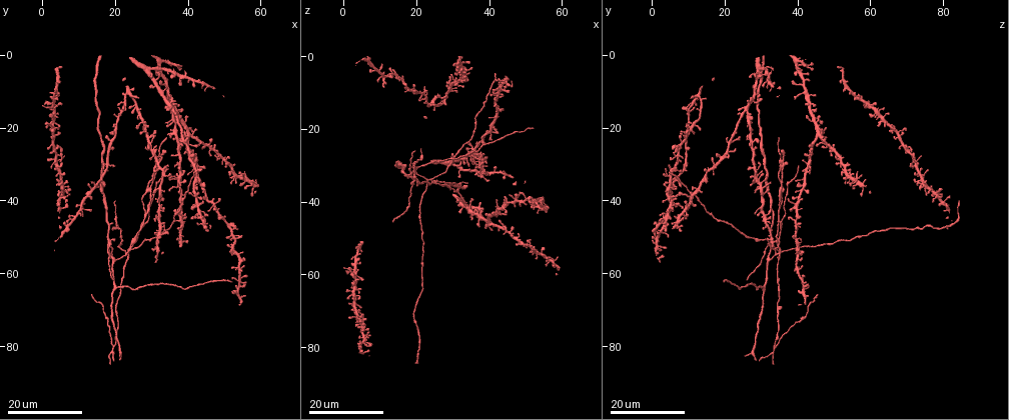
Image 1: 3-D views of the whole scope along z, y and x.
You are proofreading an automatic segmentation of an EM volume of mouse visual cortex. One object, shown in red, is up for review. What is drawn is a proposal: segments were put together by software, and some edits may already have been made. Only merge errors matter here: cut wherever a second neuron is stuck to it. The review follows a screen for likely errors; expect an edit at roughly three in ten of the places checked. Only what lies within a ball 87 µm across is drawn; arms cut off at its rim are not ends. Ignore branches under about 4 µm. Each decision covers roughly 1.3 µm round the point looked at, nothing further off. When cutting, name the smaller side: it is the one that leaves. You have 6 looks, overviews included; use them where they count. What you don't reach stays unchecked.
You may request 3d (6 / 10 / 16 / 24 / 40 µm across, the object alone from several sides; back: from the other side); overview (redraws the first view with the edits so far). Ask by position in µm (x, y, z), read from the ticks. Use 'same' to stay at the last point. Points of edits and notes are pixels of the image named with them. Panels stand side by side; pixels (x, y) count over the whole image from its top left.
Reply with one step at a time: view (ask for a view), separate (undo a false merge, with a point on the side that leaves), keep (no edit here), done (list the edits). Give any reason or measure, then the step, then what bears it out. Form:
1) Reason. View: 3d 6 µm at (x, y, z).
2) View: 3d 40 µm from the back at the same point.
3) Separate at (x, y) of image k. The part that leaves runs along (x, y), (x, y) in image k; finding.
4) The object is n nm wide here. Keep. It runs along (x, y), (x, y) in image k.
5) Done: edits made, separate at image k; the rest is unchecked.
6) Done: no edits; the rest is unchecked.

Sudden change in width. View: 3d 24 µm at (20.0, 69.5, 35.0).

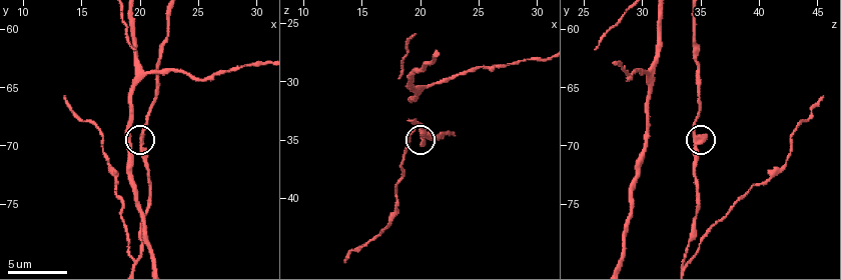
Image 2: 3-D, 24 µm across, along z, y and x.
Closer look. View: 3d 6 µm at (20.2, 69.4, 34.4).

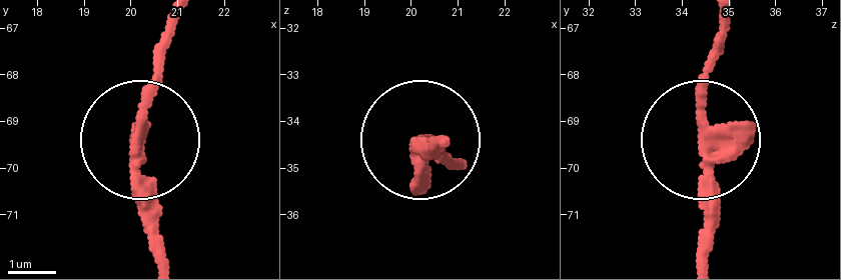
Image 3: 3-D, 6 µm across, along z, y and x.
Keep. It runs along (726, 25), (702, 97), (702, 252) in image 3; all the same neuron.

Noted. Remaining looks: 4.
Four or more arms meet. View: 3d 24 µm at (10.5, 41.0, 5.5).

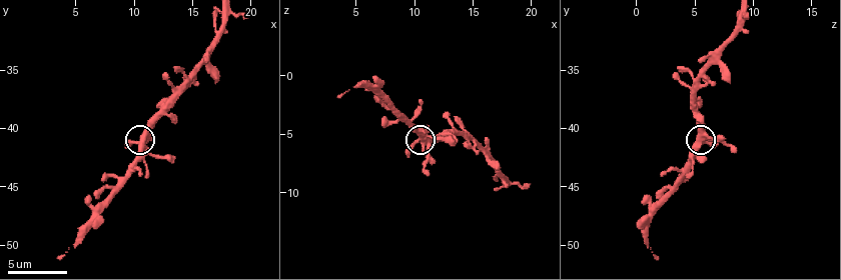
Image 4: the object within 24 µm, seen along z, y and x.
View: 3d 6 µm at (10.6, 41.0, 5.8).

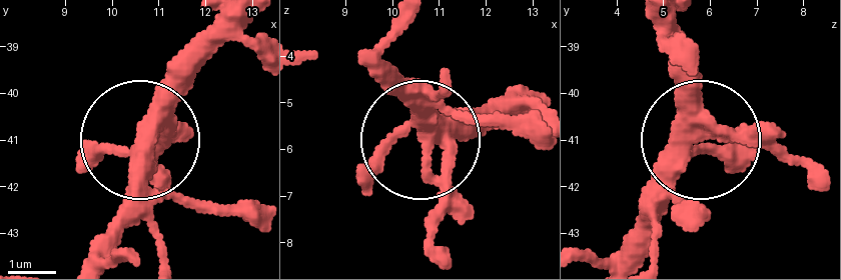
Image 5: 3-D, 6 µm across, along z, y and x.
4 arms meet here. Keep. Continuous, no second neuron.

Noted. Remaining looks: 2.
Three arms meet. View: 3d 10 µm at (20.6, 63.8, 30.4).

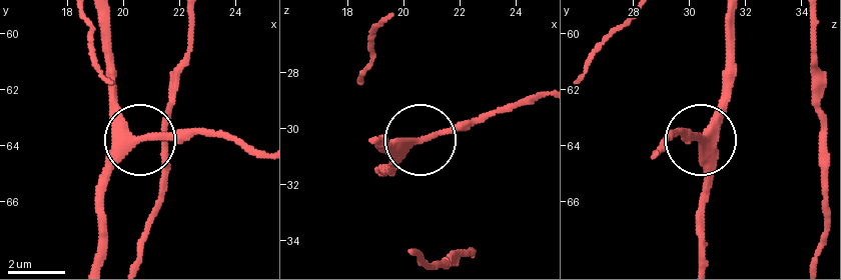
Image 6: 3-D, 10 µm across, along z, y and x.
View: 3d 6 µm at (20.5, 63.8, 30.4).

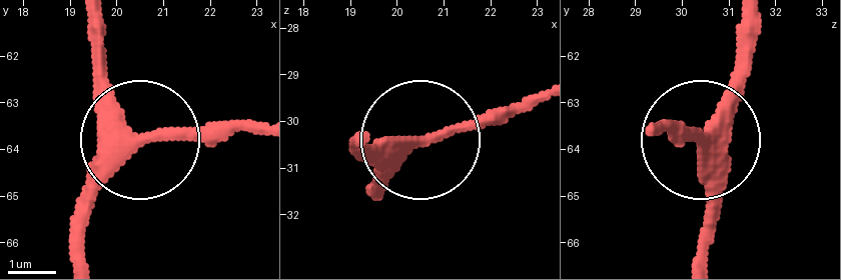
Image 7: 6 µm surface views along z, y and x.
The object is 290 nm wide here. Keep. It runs along (85, 23), (101, 95), (137, 143), (77, 234) in image 7; one neuron here.

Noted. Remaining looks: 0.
Done: no edits; the rest is unchecked.

